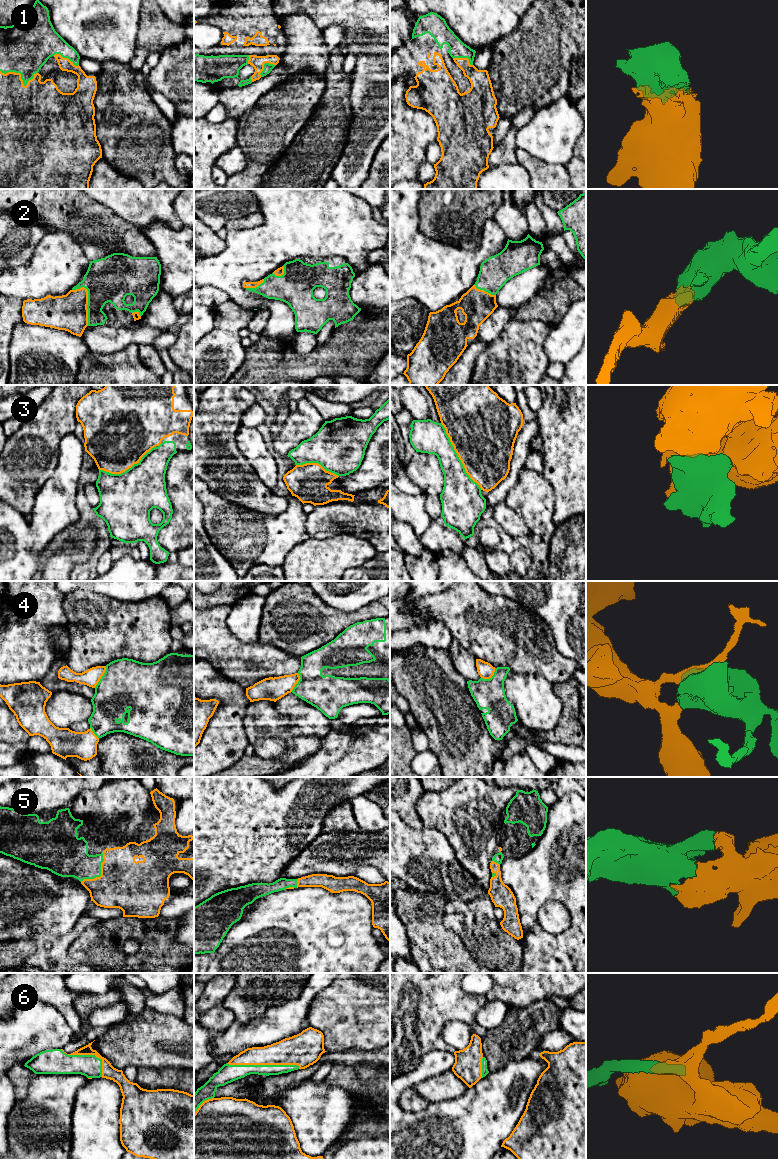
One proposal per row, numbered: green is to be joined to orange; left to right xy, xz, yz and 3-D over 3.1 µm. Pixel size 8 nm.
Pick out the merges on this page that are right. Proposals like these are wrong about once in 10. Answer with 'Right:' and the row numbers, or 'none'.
Right: 1, 2, 3, 4, 5, 6

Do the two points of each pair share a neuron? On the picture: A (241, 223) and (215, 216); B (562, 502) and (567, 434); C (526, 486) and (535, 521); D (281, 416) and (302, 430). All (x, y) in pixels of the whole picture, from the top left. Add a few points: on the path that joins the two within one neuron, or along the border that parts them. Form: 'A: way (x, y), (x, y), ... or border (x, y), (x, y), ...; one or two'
A: border (252, 212), (230, 219), (224, 226); two
B: way (568, 485), (567, 451); one
C: way (531, 495), (535, 504), (535, 512); one
D: border (289, 412), (280, 432), (273, 439); two

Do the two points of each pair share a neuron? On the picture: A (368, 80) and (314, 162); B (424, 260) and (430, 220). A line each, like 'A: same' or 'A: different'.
A: different
B: different

